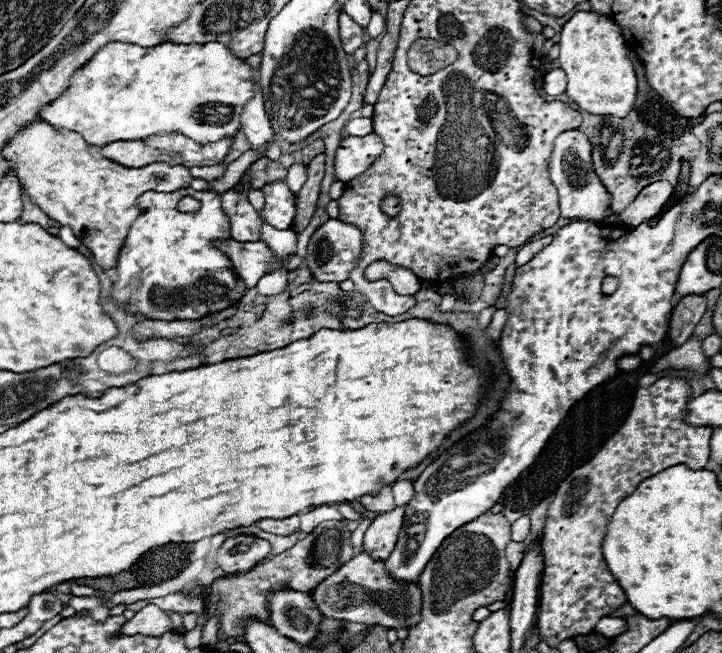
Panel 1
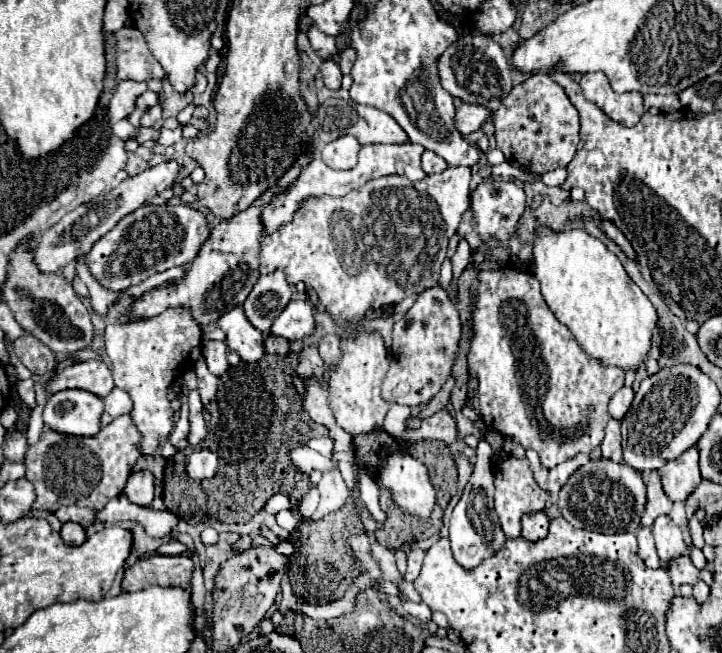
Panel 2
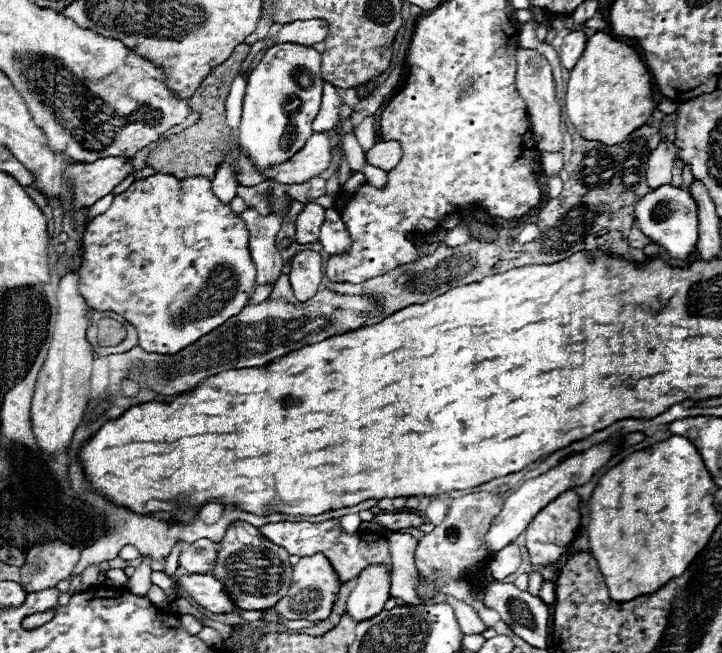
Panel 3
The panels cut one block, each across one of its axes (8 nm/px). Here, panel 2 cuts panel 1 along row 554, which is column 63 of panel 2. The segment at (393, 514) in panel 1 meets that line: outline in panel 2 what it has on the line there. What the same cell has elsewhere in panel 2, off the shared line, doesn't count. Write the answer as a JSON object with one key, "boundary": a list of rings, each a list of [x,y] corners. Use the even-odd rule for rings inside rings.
{"boundary":[[[86,360],[86,362],[78,362],[74,366],[64,368],[60,376],[50,376],[50,380],[46,382],[46,390],[50,394],[56,394],[64,388],[84,388],[104,398],[116,388],[116,384],[114,384],[112,370],[104,362]]]}

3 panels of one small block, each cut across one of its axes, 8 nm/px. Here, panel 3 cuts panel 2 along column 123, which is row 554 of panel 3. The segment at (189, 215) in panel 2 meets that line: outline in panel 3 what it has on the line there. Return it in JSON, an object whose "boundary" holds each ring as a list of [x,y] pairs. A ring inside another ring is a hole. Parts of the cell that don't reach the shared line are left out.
{"boundary":[[[234,522],[220,546],[222,548],[218,552],[214,576],[224,582],[238,608],[268,610],[288,594],[288,588],[292,584],[292,564],[288,562],[290,554],[282,546],[264,538],[258,528],[246,522]]]}

